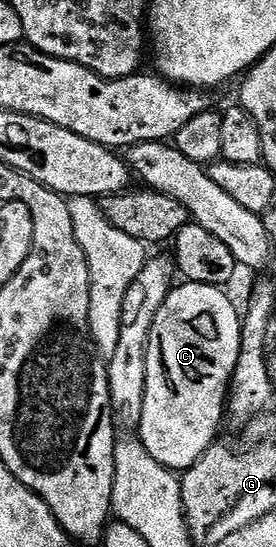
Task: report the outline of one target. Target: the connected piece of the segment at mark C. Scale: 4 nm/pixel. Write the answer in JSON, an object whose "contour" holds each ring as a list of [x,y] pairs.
{"contour":[[[179,283],[170,289],[164,306],[160,306],[160,310],[156,314],[156,322],[152,322],[152,334],[148,342],[148,378],[146,379],[146,393],[144,394],[144,414],[136,432],[142,444],[148,450],[148,454],[152,458],[156,458],[156,462],[160,462],[171,470],[191,468],[204,454],[204,450],[208,450],[208,446],[215,443],[217,436],[214,435],[217,434],[218,427],[222,424],[222,412],[224,416],[228,408],[230,381],[234,379],[236,362],[242,353],[242,316],[240,315],[240,308],[238,312],[237,306],[224,293],[225,291],[222,288],[213,288],[207,284]]]}

